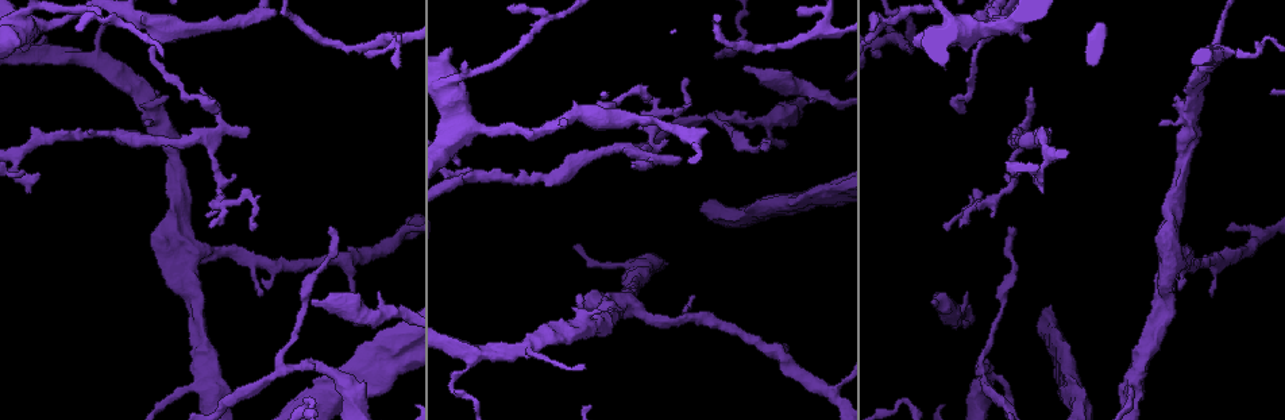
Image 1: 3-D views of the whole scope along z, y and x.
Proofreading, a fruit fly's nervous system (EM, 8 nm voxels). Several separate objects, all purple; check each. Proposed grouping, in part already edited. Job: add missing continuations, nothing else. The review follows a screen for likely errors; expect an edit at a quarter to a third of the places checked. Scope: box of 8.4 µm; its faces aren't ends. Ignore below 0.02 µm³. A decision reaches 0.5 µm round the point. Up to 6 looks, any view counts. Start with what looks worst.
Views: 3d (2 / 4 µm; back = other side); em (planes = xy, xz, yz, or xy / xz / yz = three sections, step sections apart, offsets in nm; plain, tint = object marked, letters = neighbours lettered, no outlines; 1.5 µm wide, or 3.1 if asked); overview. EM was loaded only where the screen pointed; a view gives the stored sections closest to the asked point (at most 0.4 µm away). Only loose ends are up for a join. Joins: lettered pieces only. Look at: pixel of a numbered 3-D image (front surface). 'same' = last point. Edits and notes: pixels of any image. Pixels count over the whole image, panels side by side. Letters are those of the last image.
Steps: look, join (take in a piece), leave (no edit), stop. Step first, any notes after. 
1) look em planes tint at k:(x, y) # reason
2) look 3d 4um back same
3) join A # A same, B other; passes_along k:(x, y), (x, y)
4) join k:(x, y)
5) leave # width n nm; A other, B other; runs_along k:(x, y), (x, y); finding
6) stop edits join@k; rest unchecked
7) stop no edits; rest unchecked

look 3d 4um at 1:(312, 300) # free end

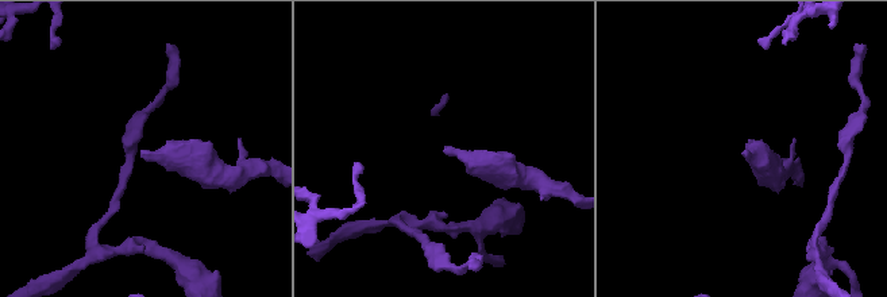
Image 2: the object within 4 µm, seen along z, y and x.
look em planes plain at 2:(747, 152) # now the EM

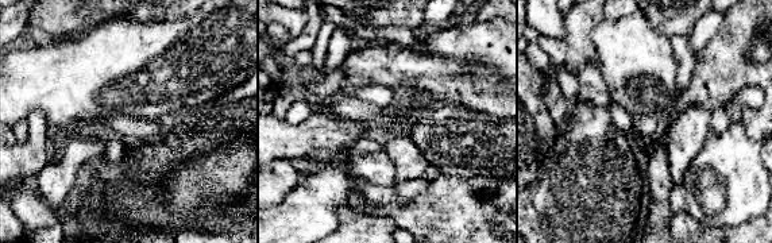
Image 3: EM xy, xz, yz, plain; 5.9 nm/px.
look em planes letters same

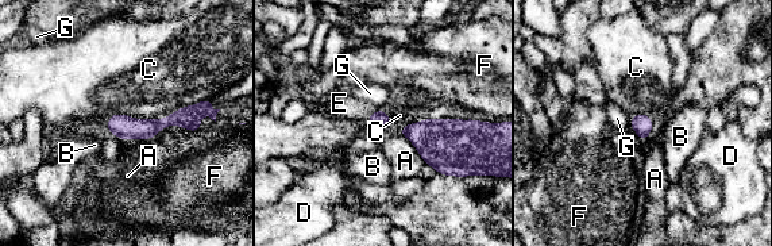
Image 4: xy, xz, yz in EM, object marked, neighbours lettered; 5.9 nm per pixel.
join 4:(339, 103) # longest_contact C 600 nm; A other, B other, C other, D other, E same, F other, G other; passes_along 4:(381, 119), (371, 112), (339, 103); it goes on there

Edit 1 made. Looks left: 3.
look 3d 2um back at 1:(577, 294)

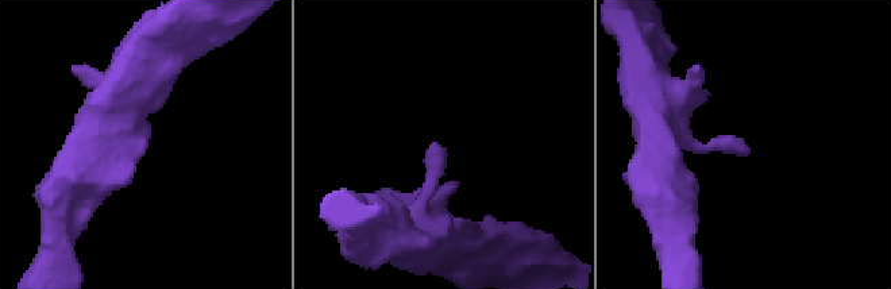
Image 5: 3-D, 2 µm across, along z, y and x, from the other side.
look em xz step 8 letters at 5:(745, 153) # shape alone is not enough

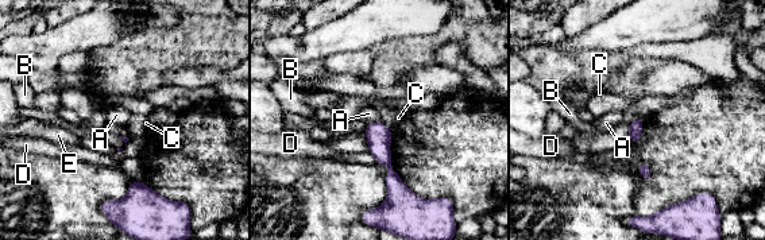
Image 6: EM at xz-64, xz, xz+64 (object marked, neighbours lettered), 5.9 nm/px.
look em planes letters same # cut it another way

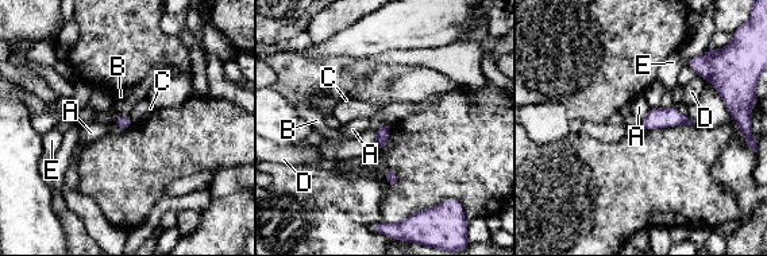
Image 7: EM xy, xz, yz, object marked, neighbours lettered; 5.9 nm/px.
leave # A other, B other, C other, D other, E other; border 7:(128, 115), (133, 124); none of them fits

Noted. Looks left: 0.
stop edits join@4; rest unchecked

